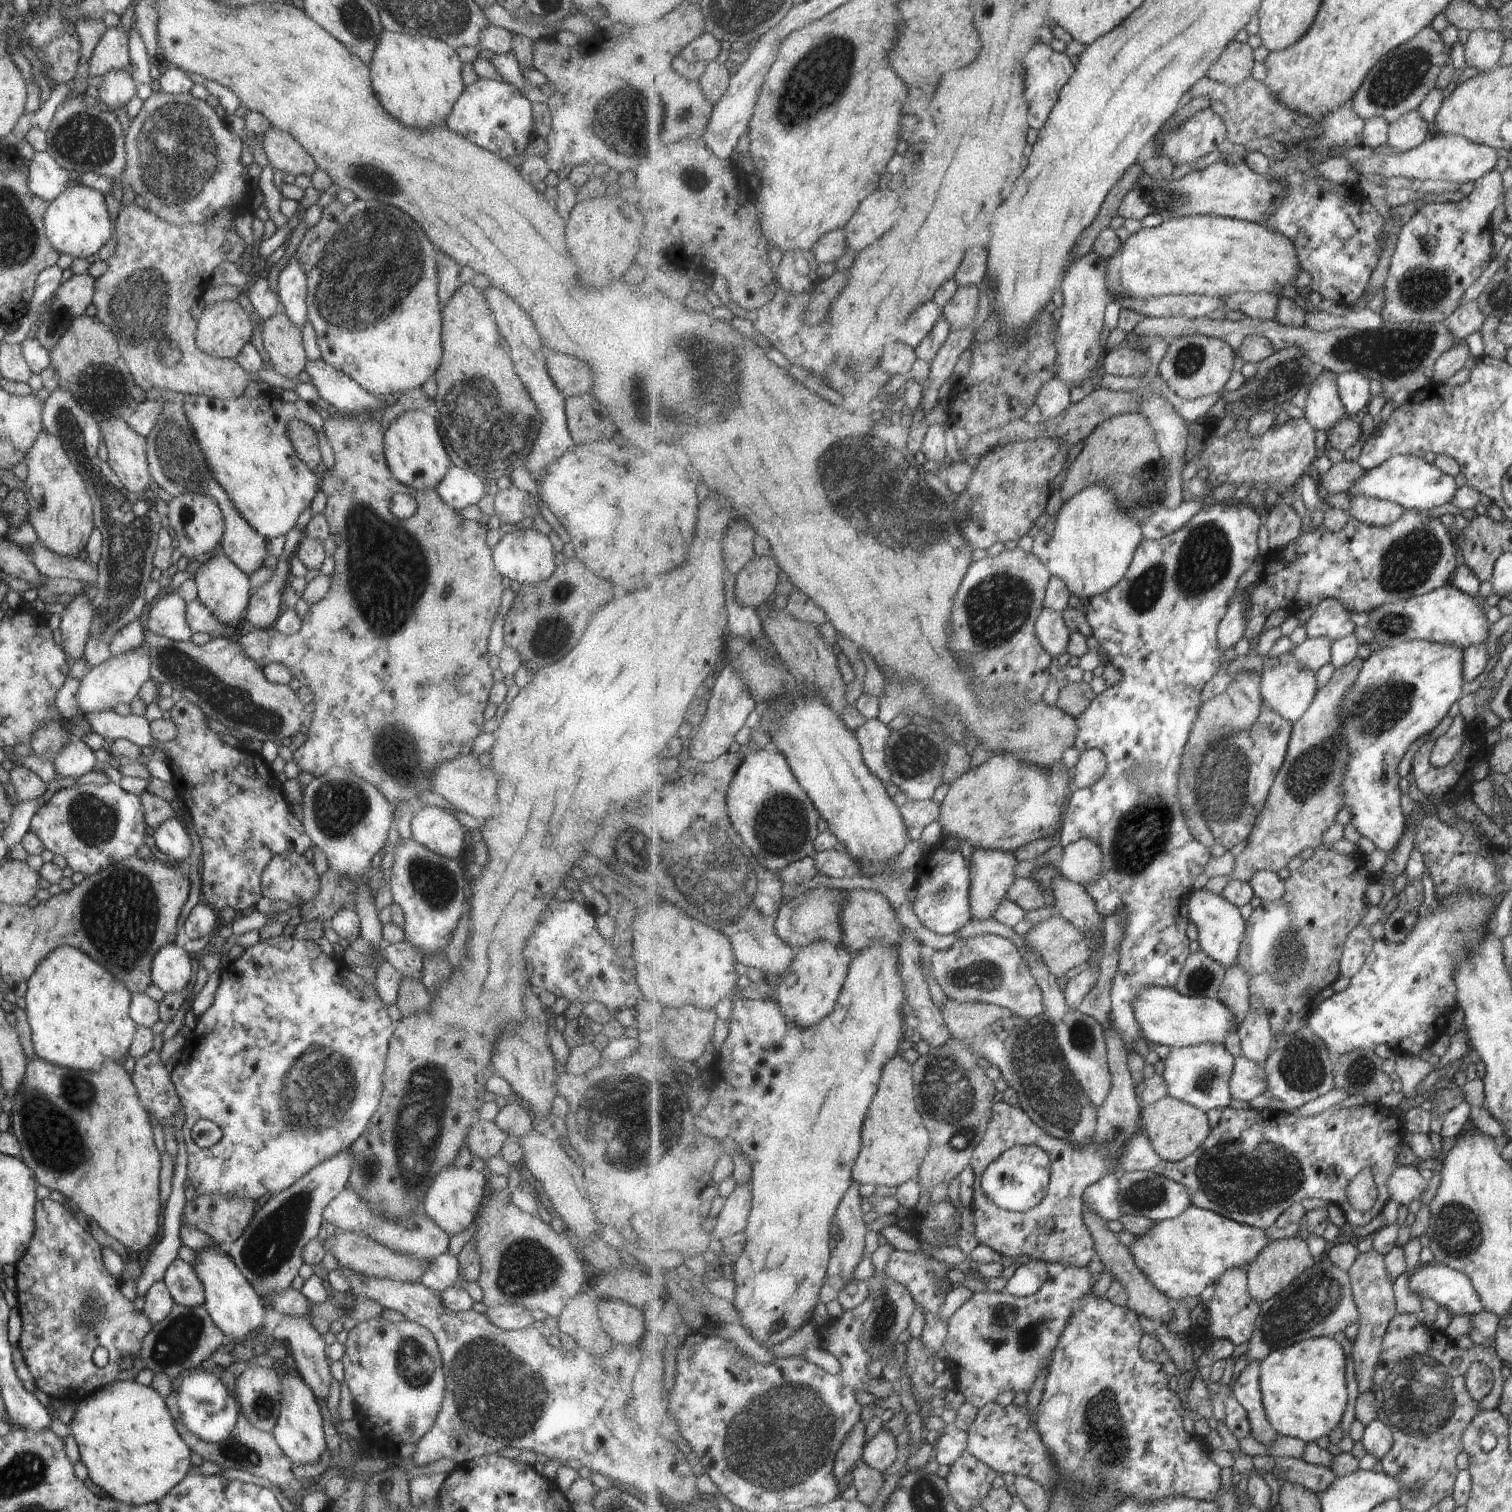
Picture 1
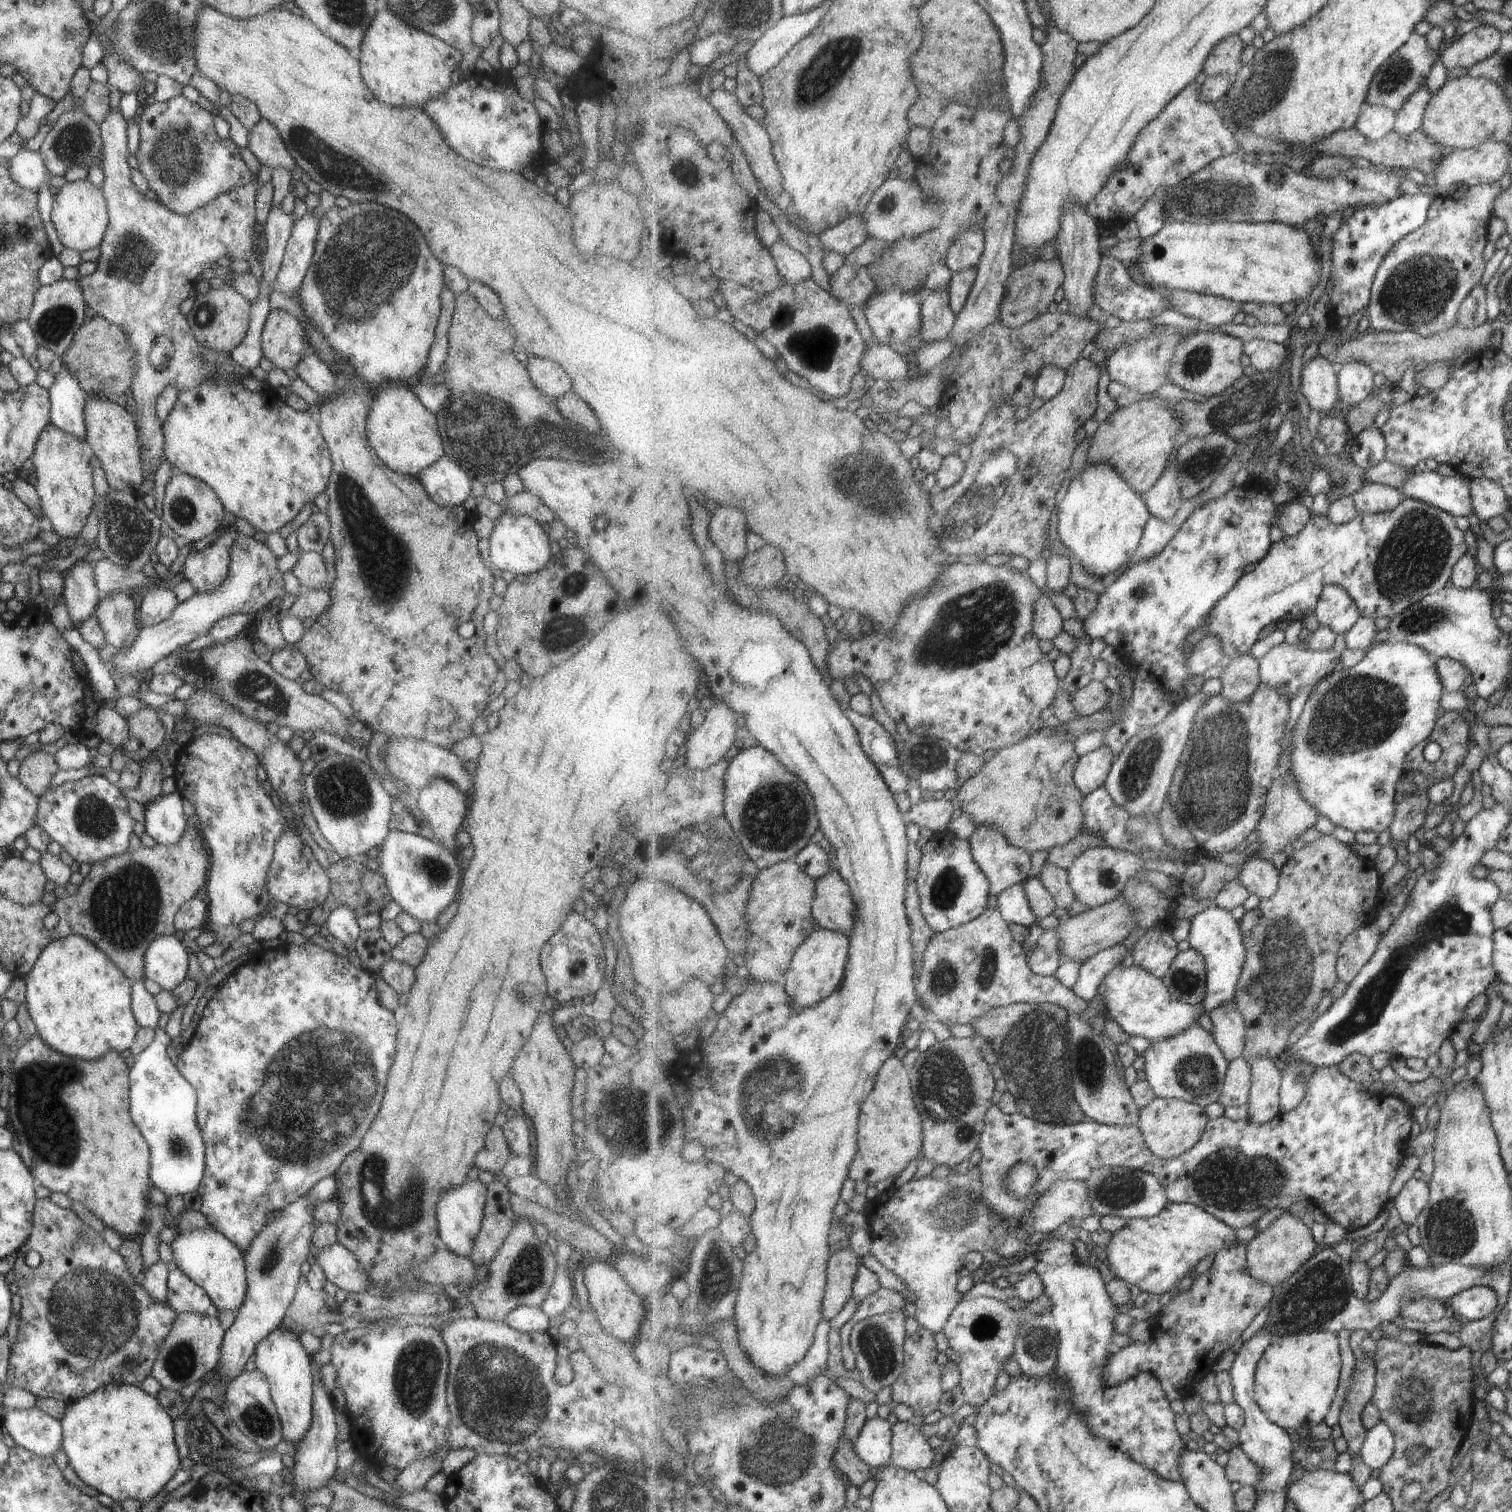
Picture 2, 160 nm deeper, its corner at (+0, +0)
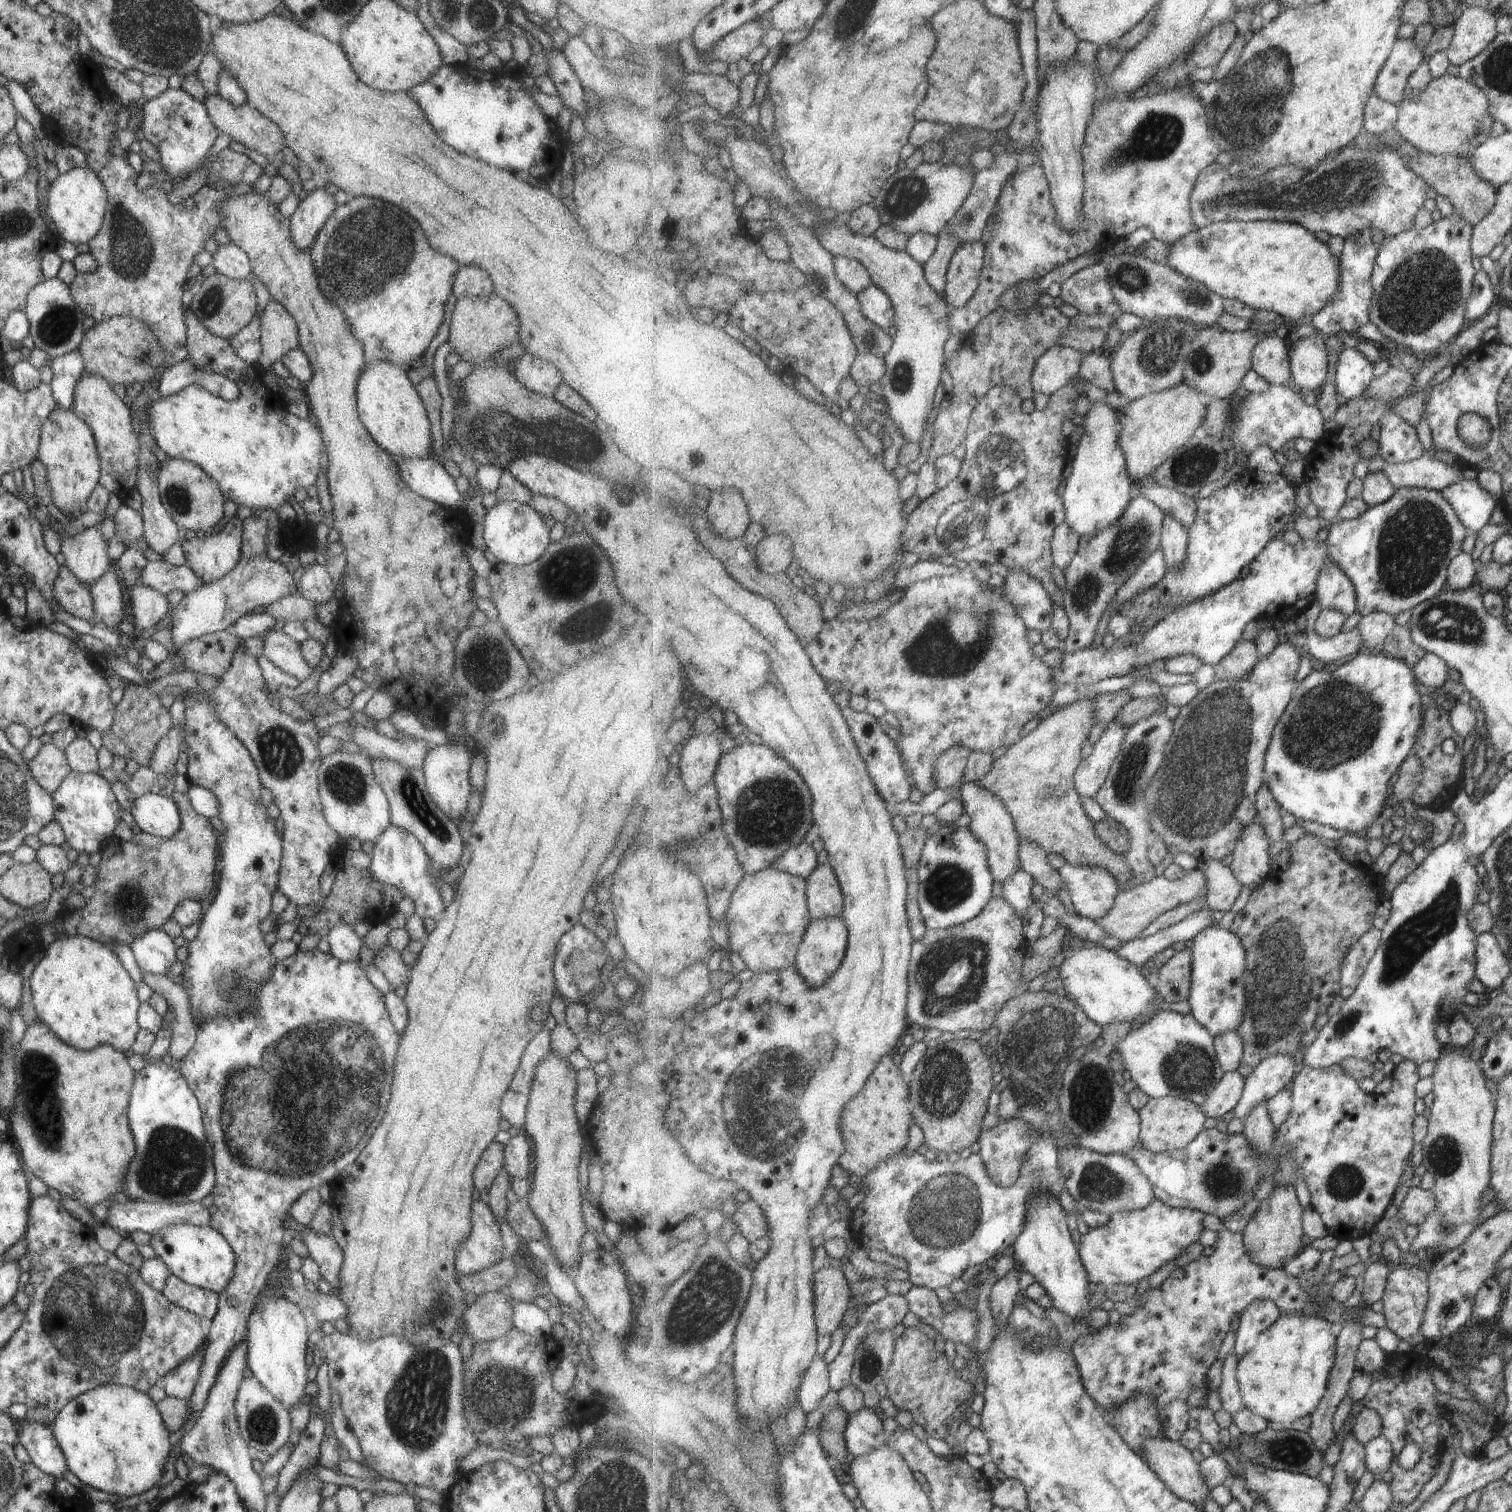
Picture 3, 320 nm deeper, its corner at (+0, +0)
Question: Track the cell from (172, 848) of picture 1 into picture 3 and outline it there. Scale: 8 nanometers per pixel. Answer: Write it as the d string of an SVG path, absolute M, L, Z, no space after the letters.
M157 792L135 797L128 811L140 830L154 837L173 836L180 825L181 814L175 801Z

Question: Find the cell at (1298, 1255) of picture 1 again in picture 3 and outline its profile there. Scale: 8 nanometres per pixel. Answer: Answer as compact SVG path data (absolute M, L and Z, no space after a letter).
M1277 1185L1272 1192L1272 1197L1262 1201L1243 1232L1251 1260L1270 1269L1281 1269L1301 1253L1306 1248L1301 1242L1303 1240L1303 1224L1301 1224L1303 1209L1304 1206L1301 1206L1294 1186Z

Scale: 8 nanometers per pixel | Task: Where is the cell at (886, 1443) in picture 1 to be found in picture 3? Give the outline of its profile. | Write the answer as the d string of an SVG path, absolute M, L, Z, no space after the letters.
M863 1407L858 1413L848 1417L844 1435L847 1450L853 1456L869 1454L887 1443L889 1433L883 1428L883 1416L877 1409Z

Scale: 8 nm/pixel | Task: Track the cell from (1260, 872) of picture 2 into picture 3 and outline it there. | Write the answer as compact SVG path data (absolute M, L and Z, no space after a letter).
M1251 823L1232 852L1230 867L1242 886L1256 891L1274 872L1269 859L1271 841L1260 824Z

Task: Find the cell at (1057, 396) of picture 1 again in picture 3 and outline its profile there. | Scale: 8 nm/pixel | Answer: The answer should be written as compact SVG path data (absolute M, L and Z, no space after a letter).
M1055 345L1043 353L1035 363L1032 384L1034 392L1050 397L1058 393L1071 380L1079 376L1079 368L1086 356L1091 353L1078 351L1071 347Z

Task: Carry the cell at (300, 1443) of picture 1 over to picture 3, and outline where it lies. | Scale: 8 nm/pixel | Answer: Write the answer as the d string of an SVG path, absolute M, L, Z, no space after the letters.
M285 1297L257 1300L246 1322L246 1361L252 1375L285 1407L299 1404L304 1396L308 1369L307 1324L300 1308Z

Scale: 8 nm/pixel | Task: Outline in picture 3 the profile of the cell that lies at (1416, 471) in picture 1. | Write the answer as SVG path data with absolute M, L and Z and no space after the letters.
M1461 479L1439 492L1450 503L1451 508L1458 515L1458 519L1466 525L1467 530L1473 533L1483 528L1489 522L1491 512L1493 512L1493 508L1497 505L1496 500L1475 479Z

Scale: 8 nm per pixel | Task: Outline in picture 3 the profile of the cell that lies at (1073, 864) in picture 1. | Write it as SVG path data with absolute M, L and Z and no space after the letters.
M1067 862L1065 866L1058 868L1057 872L1061 873L1061 880L1069 887L1079 915L1099 924L1115 906L1120 888L1118 881L1107 869L1072 865Z

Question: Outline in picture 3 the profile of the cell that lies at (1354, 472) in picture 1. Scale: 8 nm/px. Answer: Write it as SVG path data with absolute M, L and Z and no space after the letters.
M1427 454L1404 463L1388 463L1383 472L1396 489L1424 488L1442 491L1463 479L1460 469L1439 459L1428 458Z

